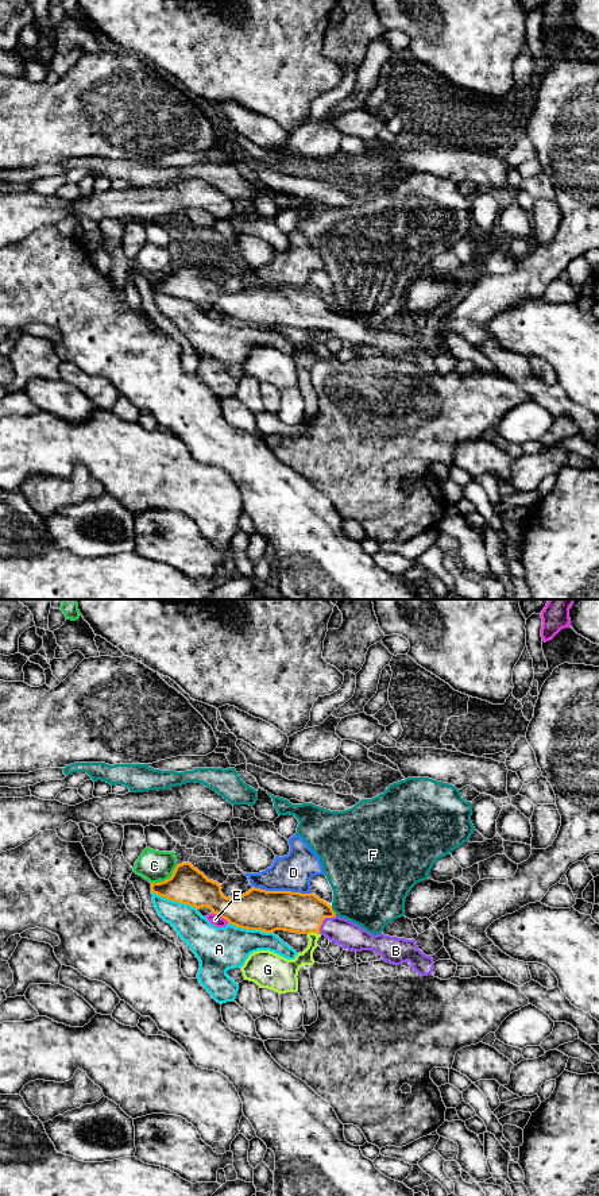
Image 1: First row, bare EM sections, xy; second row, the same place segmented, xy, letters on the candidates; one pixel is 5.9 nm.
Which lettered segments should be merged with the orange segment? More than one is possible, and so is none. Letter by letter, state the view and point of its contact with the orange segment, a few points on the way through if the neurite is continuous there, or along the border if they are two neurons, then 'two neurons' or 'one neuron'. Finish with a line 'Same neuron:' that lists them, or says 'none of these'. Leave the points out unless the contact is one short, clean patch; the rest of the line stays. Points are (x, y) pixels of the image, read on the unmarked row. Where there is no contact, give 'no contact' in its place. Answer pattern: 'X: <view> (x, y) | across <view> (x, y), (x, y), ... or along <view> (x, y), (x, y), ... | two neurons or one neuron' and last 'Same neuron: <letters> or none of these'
A: xy (174, 296) | two neurons
B: xy (323, 315) | across xy (298, 308), (308, 308), (323, 315), (350, 331) | one neuron
C: xy (167, 274) | two neurons
D: xy (282, 286) | two neurons
E: xy (221, 312) | two neurons
F: xy (333, 307) | along xy (331, 303), (336, 309) | two neurons
G: xy (313, 327) | two neurons
Same neuron: B

